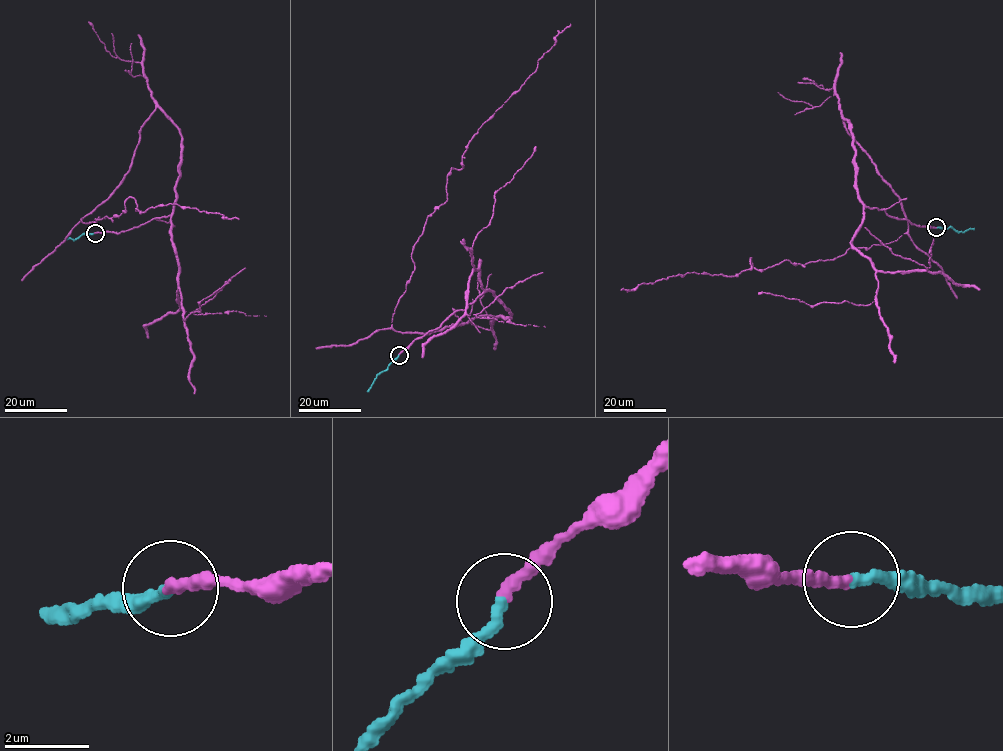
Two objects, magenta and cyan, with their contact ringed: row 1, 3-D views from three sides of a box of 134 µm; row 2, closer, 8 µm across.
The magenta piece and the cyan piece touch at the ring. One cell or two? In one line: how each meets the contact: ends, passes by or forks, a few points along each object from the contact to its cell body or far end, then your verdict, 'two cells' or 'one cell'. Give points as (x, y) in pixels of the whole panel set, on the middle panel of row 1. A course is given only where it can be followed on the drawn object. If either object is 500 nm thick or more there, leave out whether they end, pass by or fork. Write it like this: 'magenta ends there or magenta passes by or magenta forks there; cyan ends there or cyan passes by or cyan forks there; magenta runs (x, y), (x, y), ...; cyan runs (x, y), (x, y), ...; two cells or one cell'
magenta ends there; cyan ends there; magenta runs (399, 355), (489, 290), (512, 318), (428, 334), (392, 325), (451, 168), (570, 23); cyan runs (399, 355), (378, 374), (367, 392); one cell

